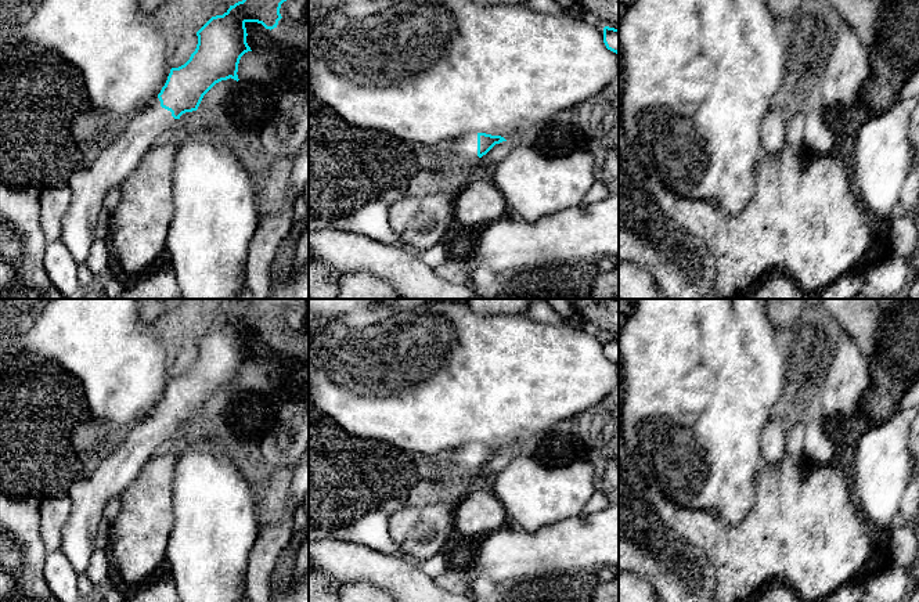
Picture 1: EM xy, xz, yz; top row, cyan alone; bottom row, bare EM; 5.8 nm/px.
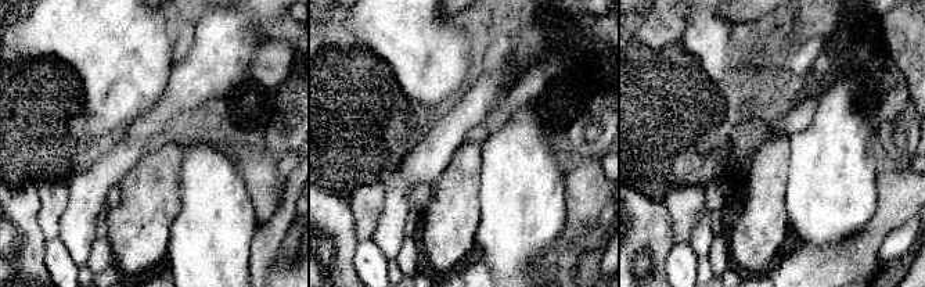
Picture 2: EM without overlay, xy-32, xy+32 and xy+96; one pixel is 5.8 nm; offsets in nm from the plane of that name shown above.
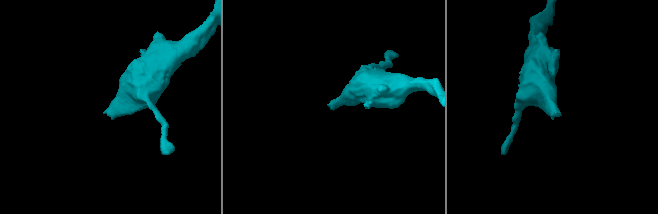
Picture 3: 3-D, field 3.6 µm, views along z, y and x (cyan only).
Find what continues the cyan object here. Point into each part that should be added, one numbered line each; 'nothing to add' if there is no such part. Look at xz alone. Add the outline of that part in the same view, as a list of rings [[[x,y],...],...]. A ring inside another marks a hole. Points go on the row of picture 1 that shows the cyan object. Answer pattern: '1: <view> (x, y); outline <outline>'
1: xz (464, 148); outline [[[477,133],[457,137],[444,147],[458,162],[476,162],[479,159]]]

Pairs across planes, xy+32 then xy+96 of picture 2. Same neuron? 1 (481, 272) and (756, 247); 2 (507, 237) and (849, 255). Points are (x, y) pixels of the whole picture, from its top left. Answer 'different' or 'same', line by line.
1: different
2: different

